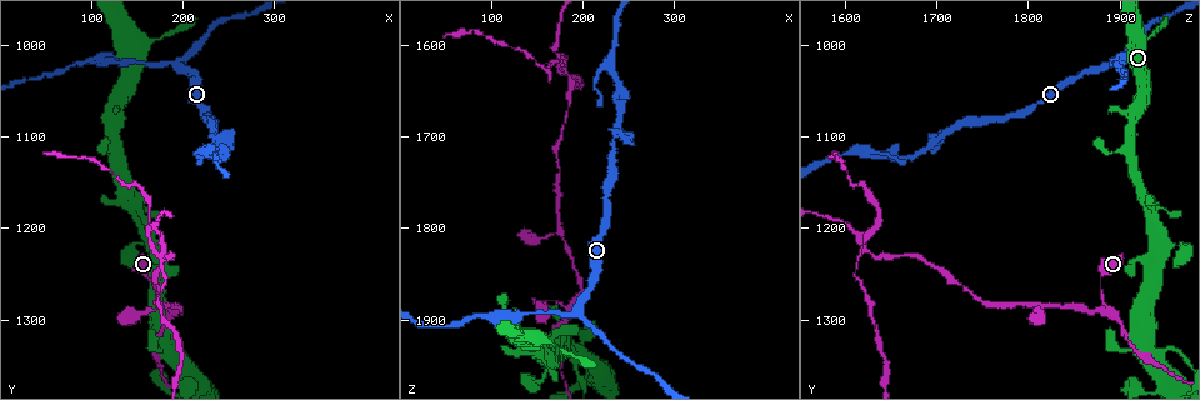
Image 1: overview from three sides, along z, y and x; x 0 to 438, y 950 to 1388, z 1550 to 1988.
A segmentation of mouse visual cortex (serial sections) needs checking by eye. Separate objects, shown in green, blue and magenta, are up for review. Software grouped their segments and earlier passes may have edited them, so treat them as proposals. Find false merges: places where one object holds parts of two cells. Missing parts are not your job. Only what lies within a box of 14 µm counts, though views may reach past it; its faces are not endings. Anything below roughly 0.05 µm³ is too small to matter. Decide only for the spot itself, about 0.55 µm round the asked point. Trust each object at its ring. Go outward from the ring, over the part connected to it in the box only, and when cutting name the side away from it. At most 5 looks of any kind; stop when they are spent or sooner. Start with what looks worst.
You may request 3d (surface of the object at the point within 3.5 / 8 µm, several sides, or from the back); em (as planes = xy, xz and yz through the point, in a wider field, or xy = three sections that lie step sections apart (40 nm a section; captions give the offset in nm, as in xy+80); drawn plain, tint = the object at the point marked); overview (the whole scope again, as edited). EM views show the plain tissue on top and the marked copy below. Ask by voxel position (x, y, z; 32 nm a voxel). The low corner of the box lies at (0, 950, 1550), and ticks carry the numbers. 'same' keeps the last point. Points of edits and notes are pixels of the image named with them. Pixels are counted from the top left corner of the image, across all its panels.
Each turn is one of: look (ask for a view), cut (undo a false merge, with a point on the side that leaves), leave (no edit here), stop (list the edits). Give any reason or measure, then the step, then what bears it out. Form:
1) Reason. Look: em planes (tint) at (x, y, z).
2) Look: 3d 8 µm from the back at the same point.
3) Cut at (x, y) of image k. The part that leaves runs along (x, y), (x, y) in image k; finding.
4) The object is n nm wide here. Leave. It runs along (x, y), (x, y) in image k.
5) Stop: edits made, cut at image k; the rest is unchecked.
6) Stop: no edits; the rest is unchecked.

Look: 3d 3.5 µm at (185, 1290, 1890).

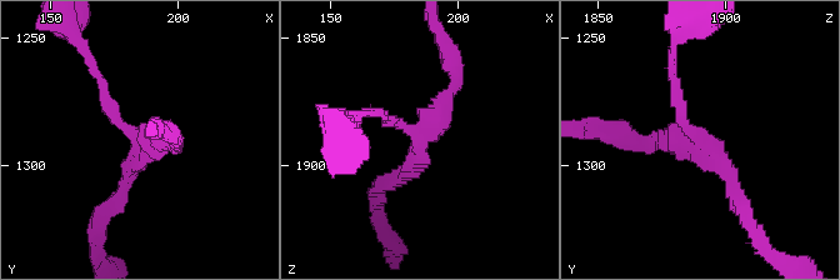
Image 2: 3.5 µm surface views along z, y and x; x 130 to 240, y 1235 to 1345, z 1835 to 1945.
Look: em xy step 2 (tint) at (186, 1288, 1886).

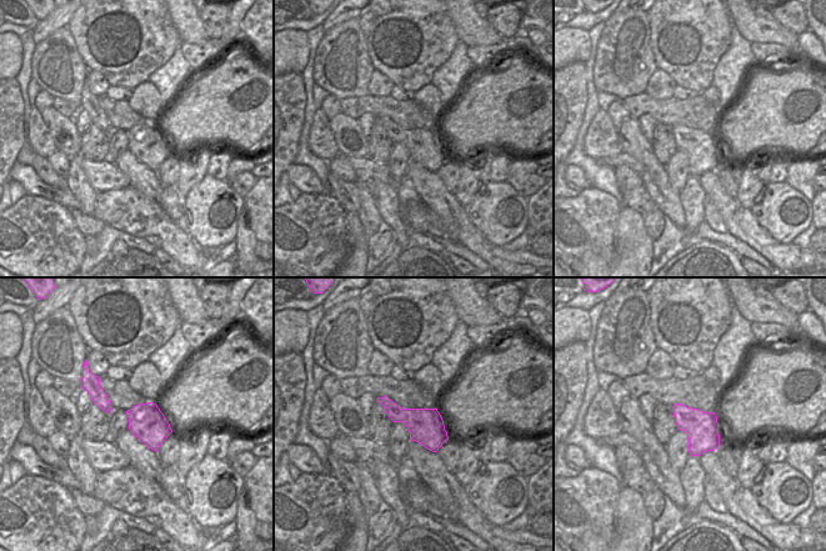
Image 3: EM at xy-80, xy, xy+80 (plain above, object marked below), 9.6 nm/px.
The arms are 150, 150, 200 nm wide. Leave. It runs along (98, 74), (121, 124), (175, 139) in image 2; all the same cell.

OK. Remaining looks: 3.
Four or more arms meet. Look: 3d 3.5 µm at (175, 1225, 1620).

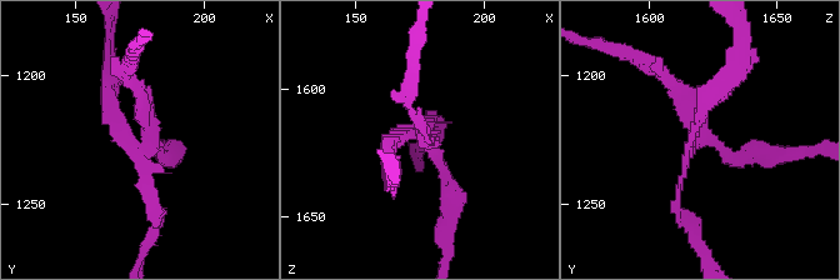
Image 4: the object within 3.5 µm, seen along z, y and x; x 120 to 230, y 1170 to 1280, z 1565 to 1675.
4 arms meet here; the arms are 100, 200, 200, 200 nm wide. Look: em xy step 3 (tint) at (178, 1225, 1620).

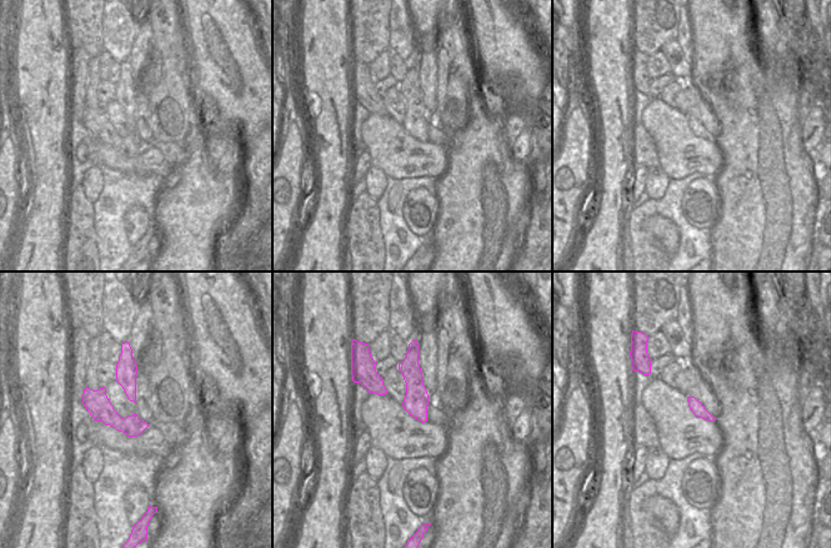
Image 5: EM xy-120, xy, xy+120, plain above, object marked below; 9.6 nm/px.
Cut at (110, 99) of image 4. The part that leaves runs along (411, 131), (388, 150), (391, 189) in image 4; two cells meet here.

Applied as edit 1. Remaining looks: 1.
Stop: edits made, cut at image 4; the rest is unchecked.

